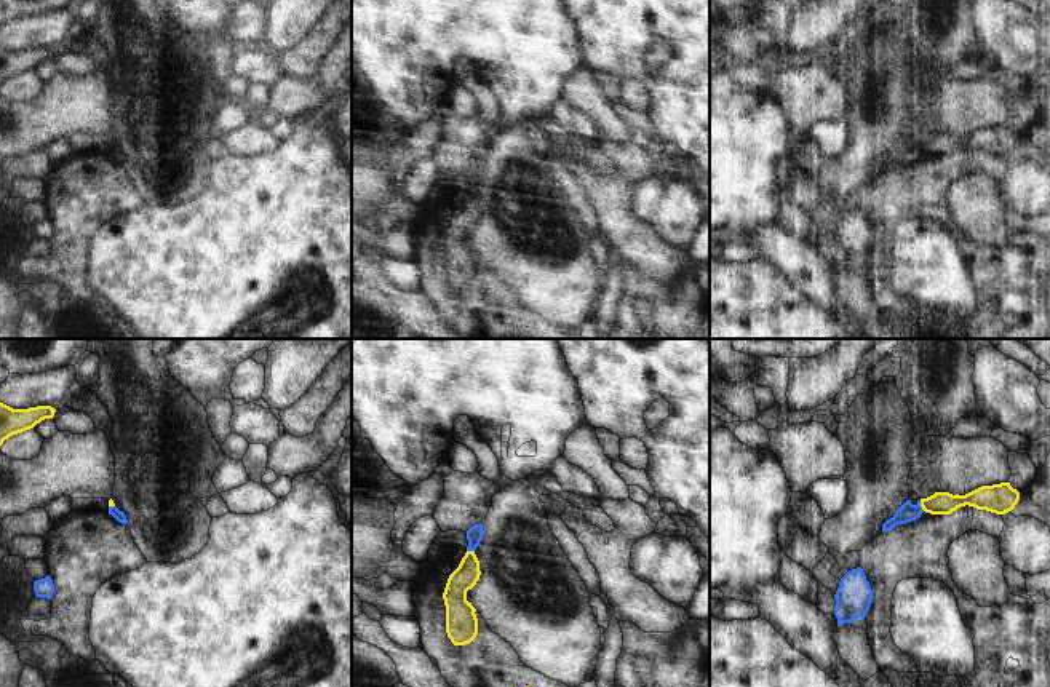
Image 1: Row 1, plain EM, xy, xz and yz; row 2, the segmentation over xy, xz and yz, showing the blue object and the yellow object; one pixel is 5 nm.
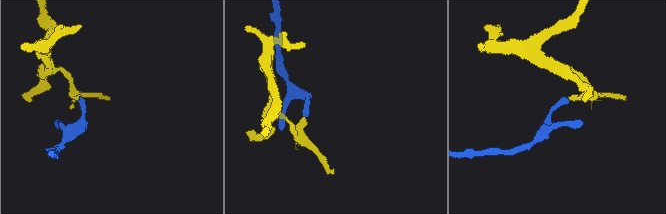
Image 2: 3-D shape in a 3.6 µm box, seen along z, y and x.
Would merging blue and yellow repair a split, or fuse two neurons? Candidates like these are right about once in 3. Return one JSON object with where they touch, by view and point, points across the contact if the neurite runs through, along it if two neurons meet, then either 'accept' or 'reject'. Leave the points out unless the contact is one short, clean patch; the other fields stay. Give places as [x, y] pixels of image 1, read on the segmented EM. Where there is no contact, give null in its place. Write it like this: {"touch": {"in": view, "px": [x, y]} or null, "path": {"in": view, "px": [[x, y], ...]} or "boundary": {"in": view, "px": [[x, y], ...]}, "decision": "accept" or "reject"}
{"touch": {"in": "yz", "px": [919, 505]}, "boundary": {"in": "yz", "px": [[919, 500], [924, 510]]}, "decision": "reject"}

